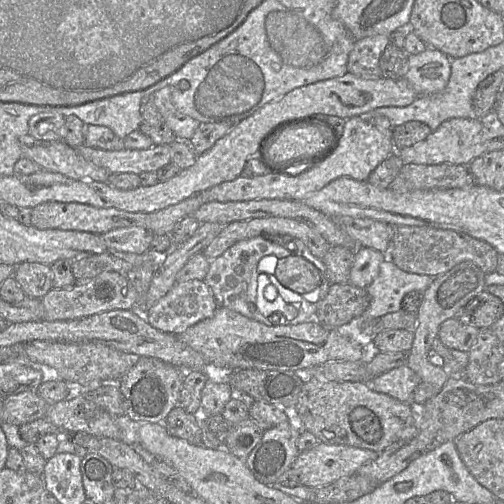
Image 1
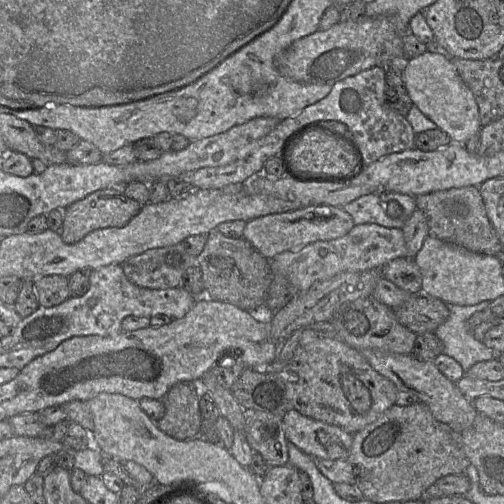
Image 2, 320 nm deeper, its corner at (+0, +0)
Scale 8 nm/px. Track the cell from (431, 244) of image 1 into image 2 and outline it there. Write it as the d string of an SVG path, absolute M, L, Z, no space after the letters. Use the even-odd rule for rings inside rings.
M477 186L437 191L415 197L417 209L423 211L429 227L428 236L472 252L496 256L502 243L489 220Z

